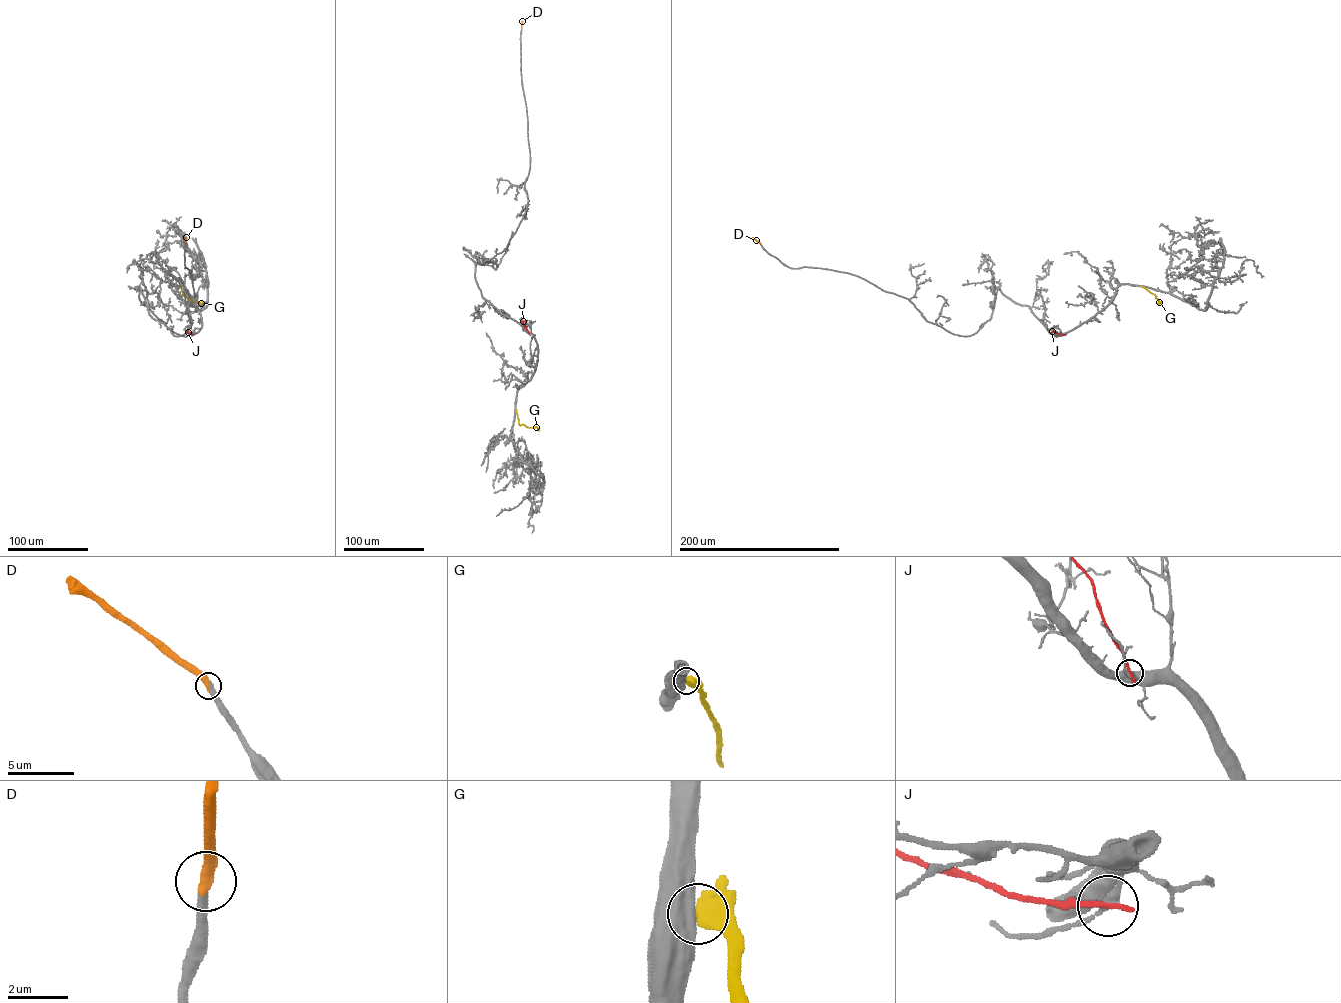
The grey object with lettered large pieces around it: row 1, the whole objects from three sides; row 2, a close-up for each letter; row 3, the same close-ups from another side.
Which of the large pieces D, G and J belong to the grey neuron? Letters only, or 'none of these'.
D

